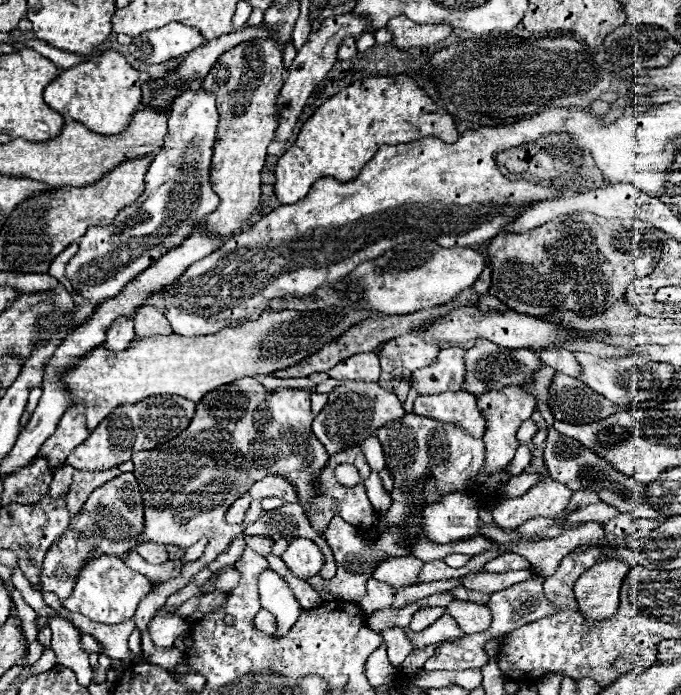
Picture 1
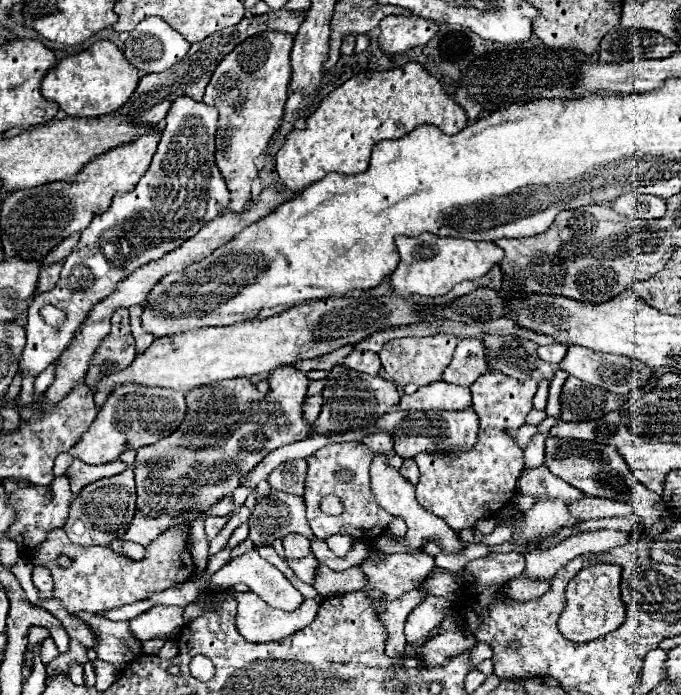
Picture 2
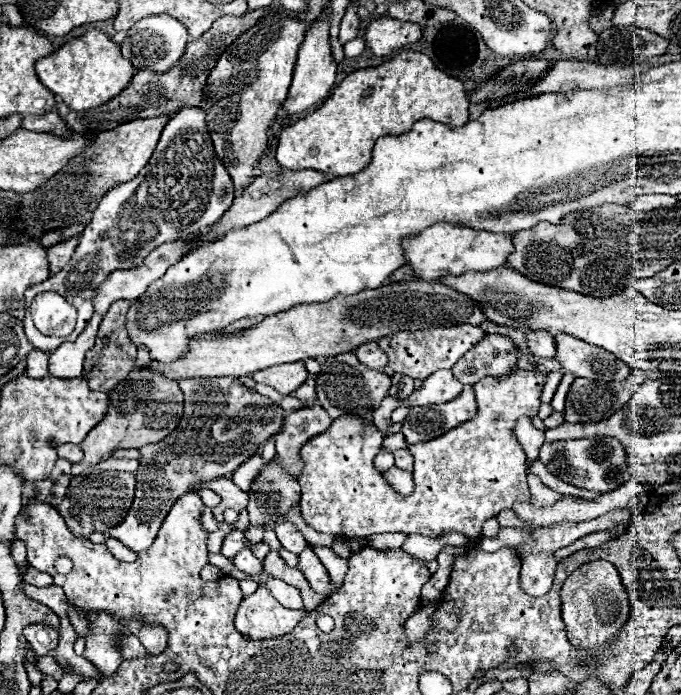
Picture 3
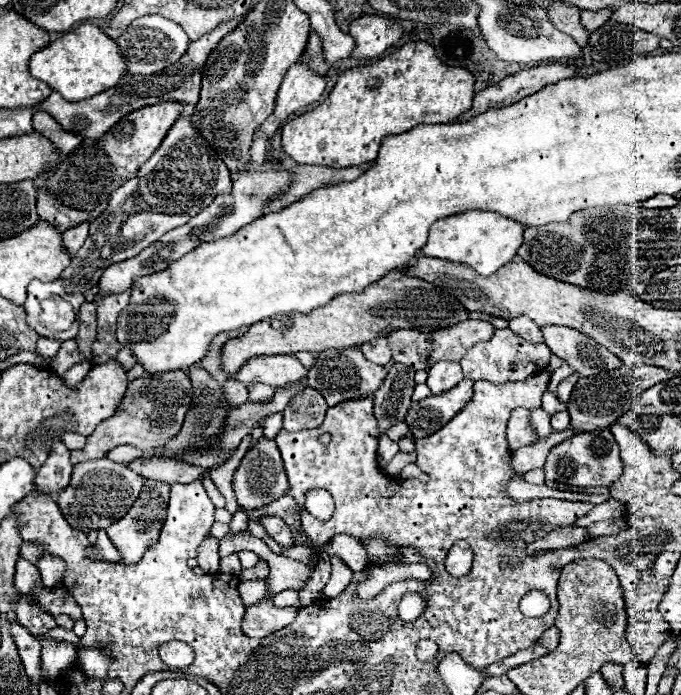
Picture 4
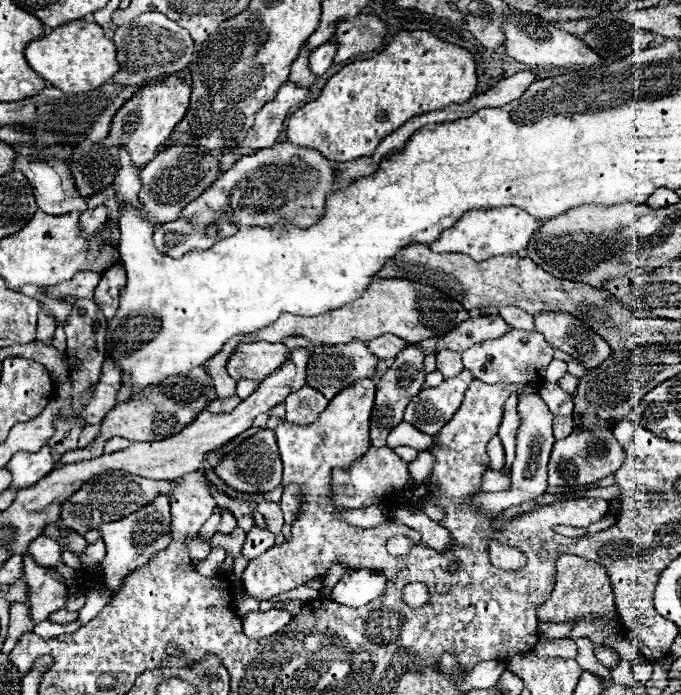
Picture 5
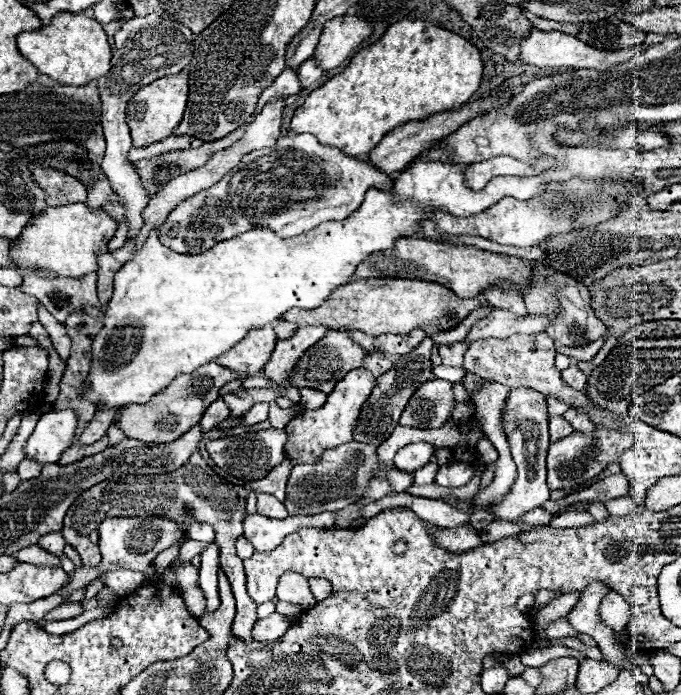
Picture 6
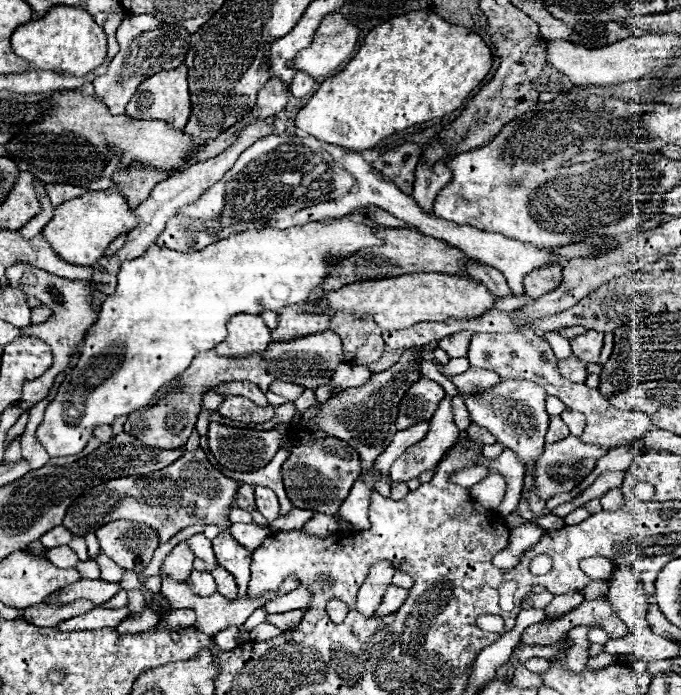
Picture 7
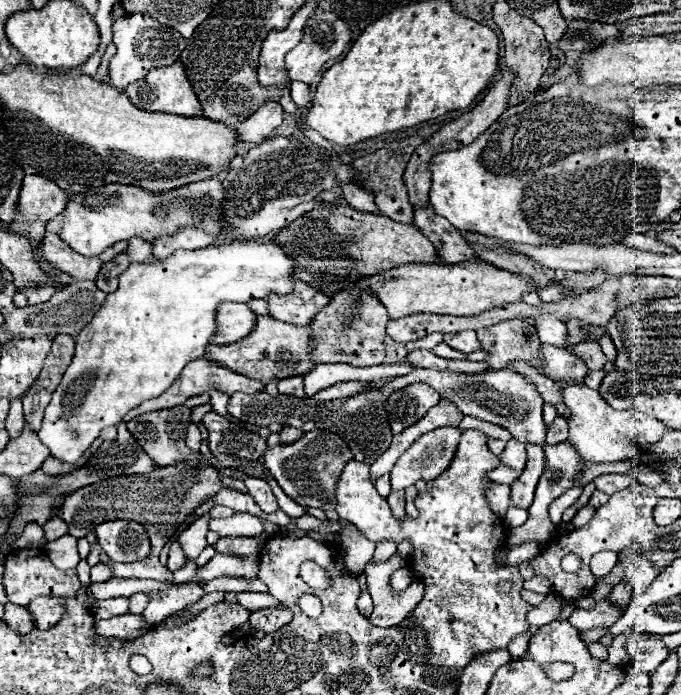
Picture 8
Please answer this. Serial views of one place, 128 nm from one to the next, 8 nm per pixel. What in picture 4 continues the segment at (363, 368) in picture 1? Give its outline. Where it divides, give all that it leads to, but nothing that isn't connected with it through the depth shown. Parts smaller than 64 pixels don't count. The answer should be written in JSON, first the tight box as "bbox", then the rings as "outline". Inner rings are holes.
{"bbox":[360,336,392,366],"outline":[[[384,336],[370,340],[368,344],[360,346],[360,350],[364,352],[364,356],[366,356],[370,362],[376,362],[376,364],[380,364],[380,366],[386,366],[386,364],[390,362],[390,358],[392,358],[388,340],[386,340]]]}

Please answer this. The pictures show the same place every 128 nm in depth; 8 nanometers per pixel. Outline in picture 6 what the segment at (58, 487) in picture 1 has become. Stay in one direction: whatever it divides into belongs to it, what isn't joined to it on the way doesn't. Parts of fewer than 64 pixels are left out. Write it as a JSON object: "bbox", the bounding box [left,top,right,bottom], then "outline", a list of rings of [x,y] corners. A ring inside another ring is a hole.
{"bbox":[78,410,114,444],"outline":[[[108,410],[108,412],[96,414],[94,420],[88,424],[88,428],[80,434],[78,442],[80,442],[80,444],[94,444],[94,442],[98,442],[100,438],[106,436],[108,426],[110,426],[112,420],[114,420],[114,410]]]}

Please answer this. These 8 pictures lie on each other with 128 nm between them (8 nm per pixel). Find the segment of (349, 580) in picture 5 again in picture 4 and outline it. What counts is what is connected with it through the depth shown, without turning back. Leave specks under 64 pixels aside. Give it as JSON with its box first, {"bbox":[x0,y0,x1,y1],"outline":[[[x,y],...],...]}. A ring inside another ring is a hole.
{"bbox":[354,564,430,602],"outline":[[[378,564],[378,566],[370,566],[368,574],[364,580],[360,580],[354,588],[354,594],[358,596],[360,602],[366,602],[374,596],[380,594],[380,590],[384,590],[388,584],[396,582],[396,580],[404,580],[404,578],[420,578],[420,580],[428,580],[430,578],[430,568],[426,564]]]}

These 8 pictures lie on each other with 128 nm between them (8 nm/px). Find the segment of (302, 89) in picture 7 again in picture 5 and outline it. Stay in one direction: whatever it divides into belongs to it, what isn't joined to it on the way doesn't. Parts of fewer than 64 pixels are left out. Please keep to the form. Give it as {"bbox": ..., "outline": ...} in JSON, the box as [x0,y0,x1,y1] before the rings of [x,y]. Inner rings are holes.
{"bbox":[308,42,336,78],"outline":[[[326,42],[326,44],[318,46],[316,50],[312,50],[312,54],[310,54],[310,64],[308,64],[310,72],[312,72],[316,78],[322,76],[322,74],[332,66],[334,54],[336,54],[334,42]]]}

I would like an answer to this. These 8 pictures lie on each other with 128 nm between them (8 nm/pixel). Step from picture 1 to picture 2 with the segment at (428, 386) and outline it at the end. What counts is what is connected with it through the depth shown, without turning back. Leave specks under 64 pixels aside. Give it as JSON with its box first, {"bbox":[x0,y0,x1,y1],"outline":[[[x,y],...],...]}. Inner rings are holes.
{"bbox":[442,338,488,386],"outline":[[[466,338],[458,344],[450,366],[444,370],[442,380],[458,386],[470,386],[488,370],[488,348],[478,338]]]}

